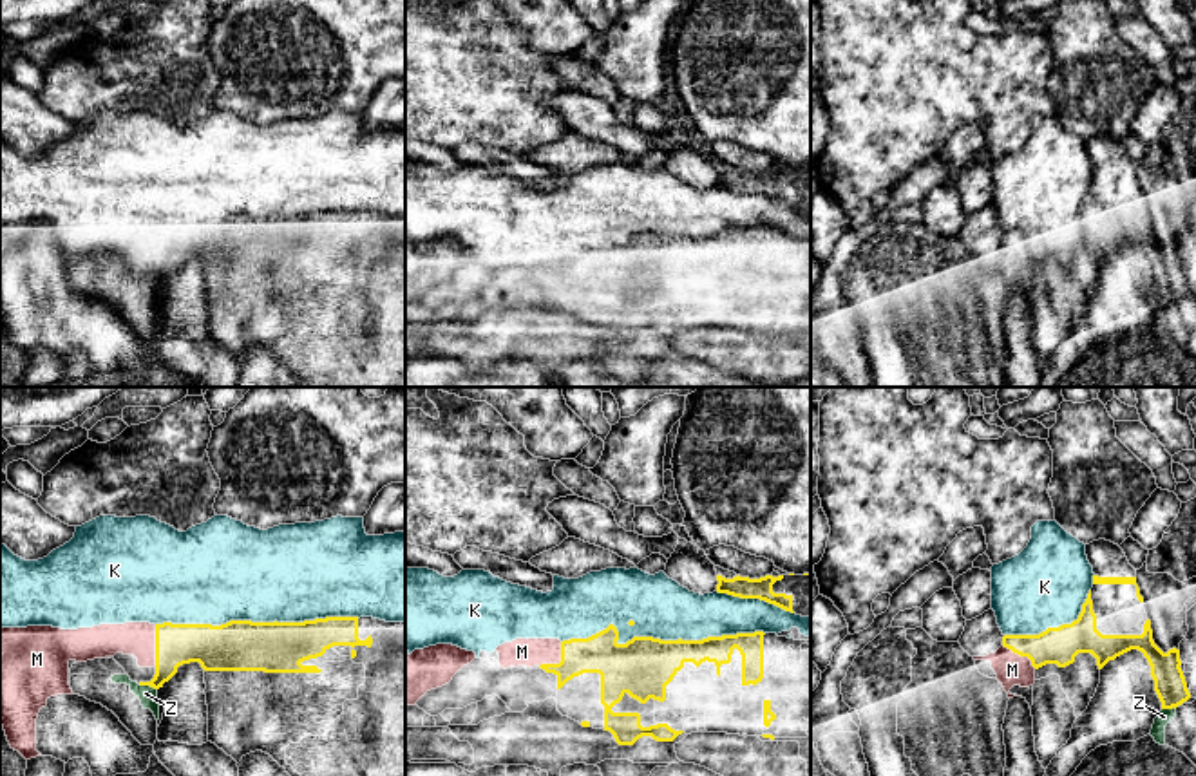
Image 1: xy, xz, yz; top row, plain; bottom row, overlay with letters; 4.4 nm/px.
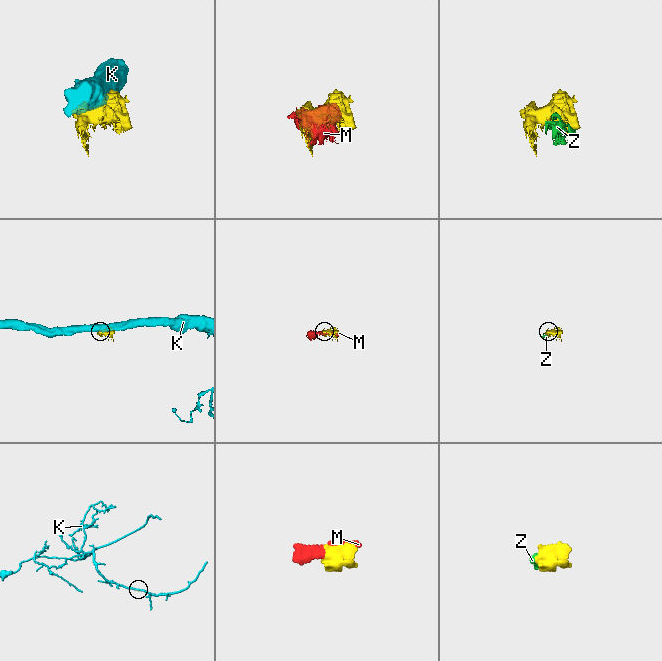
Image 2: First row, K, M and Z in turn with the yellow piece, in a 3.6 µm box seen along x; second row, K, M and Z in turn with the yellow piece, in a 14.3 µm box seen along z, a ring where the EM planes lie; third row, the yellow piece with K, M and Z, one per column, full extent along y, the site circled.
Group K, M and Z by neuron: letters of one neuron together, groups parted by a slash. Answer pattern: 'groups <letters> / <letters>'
groups K / M / Z

